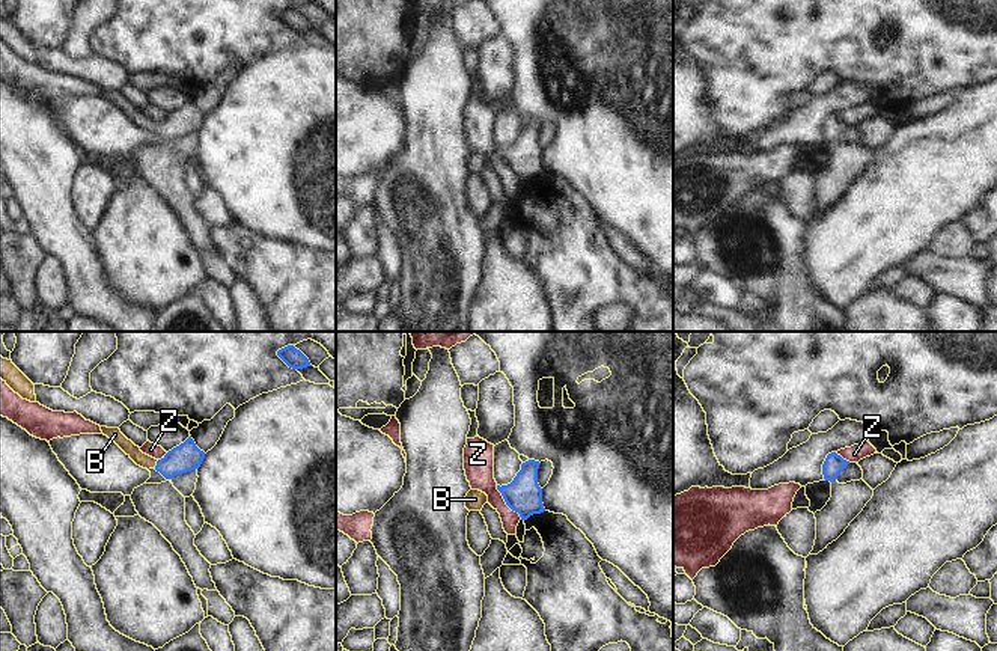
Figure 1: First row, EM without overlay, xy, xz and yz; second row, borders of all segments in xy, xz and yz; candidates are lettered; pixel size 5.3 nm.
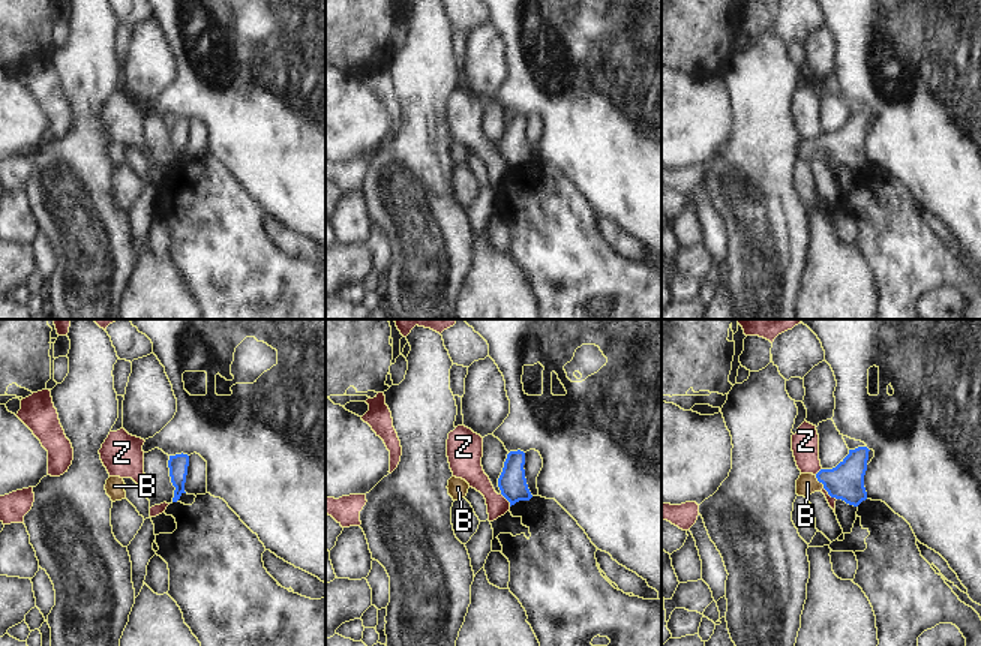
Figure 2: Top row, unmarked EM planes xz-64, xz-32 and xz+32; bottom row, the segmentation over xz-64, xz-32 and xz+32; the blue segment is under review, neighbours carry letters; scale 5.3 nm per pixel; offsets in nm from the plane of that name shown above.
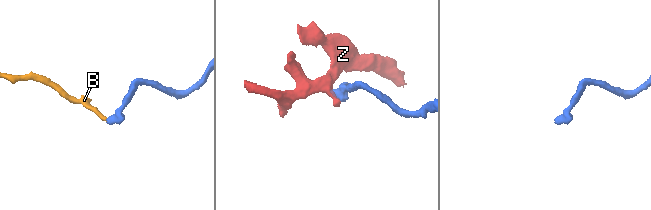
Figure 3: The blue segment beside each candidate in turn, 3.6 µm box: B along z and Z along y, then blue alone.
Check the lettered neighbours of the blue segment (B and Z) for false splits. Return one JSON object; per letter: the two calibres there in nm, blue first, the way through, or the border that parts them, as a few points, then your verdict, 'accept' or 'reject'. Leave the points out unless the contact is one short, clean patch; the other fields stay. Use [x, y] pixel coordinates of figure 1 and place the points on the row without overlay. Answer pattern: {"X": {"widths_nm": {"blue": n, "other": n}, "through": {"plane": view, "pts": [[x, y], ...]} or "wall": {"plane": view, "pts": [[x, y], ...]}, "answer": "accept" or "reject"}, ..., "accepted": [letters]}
{"B": {"widths_nm": {"blue": 150, "other": 70}, "through": {"plane": "xy", "pts": [[187, 119], [172, 127], [157, 127], [142, 122], [134, 115]]}, "answer": "accept"}, "Z": {"widths_nm": {"blue": 190, "other": 160}, "wall": {"plane": "xz", "pts": [[496, 148], [503, 163], [521, 181]]}, "answer": "reject"}, "accepted": ["B"]}

